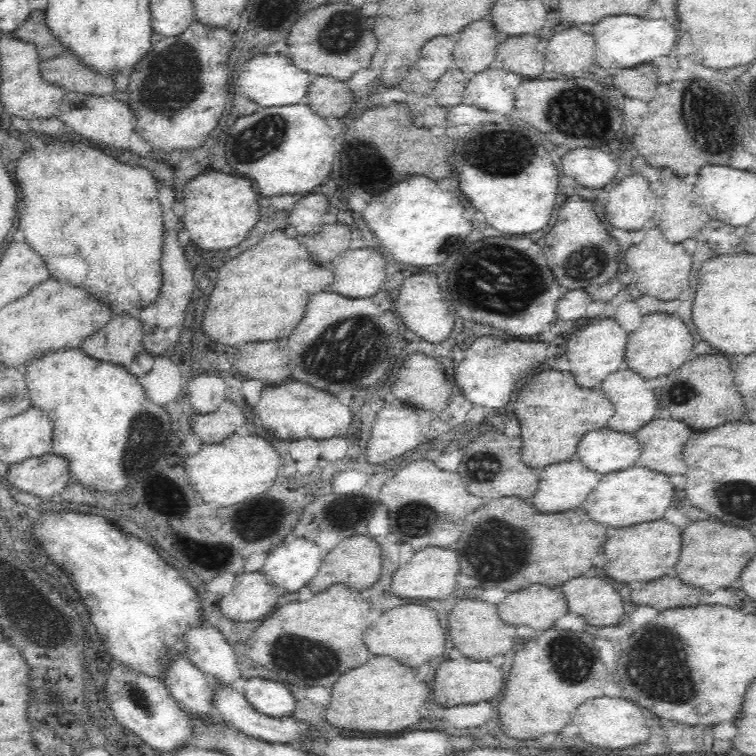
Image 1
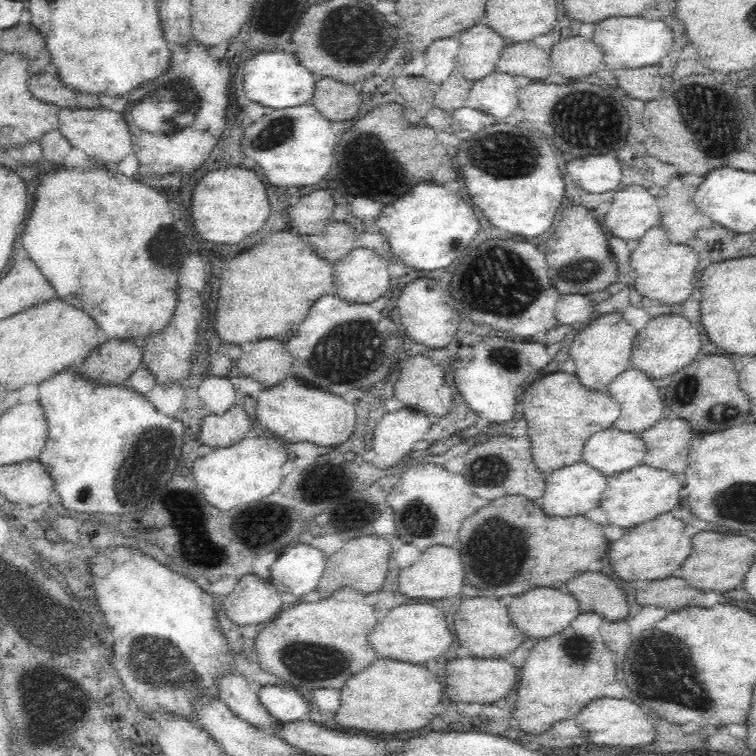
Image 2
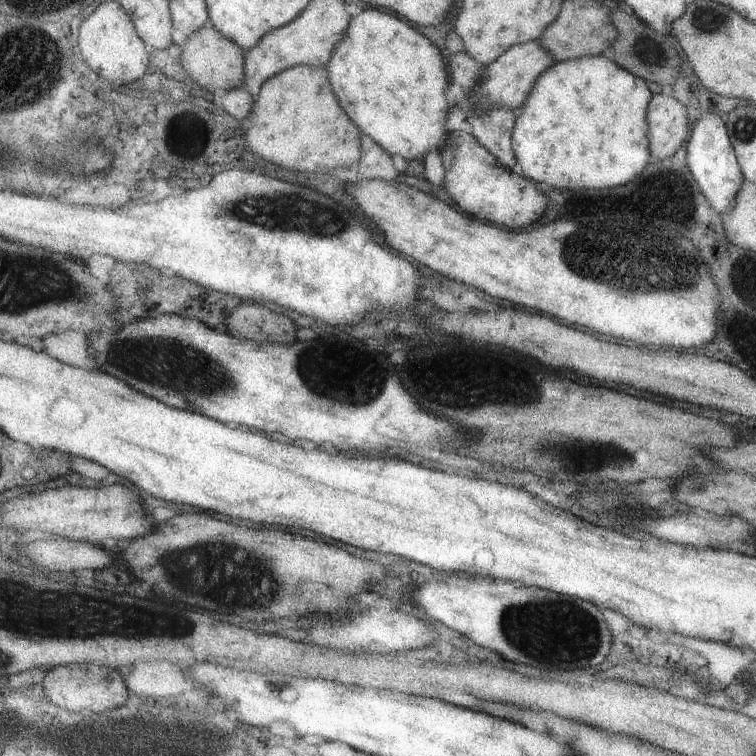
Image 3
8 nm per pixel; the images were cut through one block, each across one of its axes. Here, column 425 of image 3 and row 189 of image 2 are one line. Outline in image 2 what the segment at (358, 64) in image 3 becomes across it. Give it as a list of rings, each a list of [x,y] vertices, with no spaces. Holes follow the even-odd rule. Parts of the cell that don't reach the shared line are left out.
[[[88,161],[83,167],[65,167],[54,165],[50,170],[44,170],[38,174],[38,185],[36,188],[36,200],[34,210],[30,218],[21,227],[23,247],[28,250],[28,257],[40,269],[40,272],[48,279],[54,287],[55,296],[63,298],[72,306],[82,309],[98,323],[99,328],[108,339],[136,339],[137,341],[146,337],[154,330],[160,330],[168,325],[172,314],[176,309],[176,284],[178,284],[178,250],[180,246],[180,234],[174,228],[174,215],[168,205],[168,201],[154,187],[150,187],[146,180],[134,179],[118,173],[115,167],[99,165]]]

